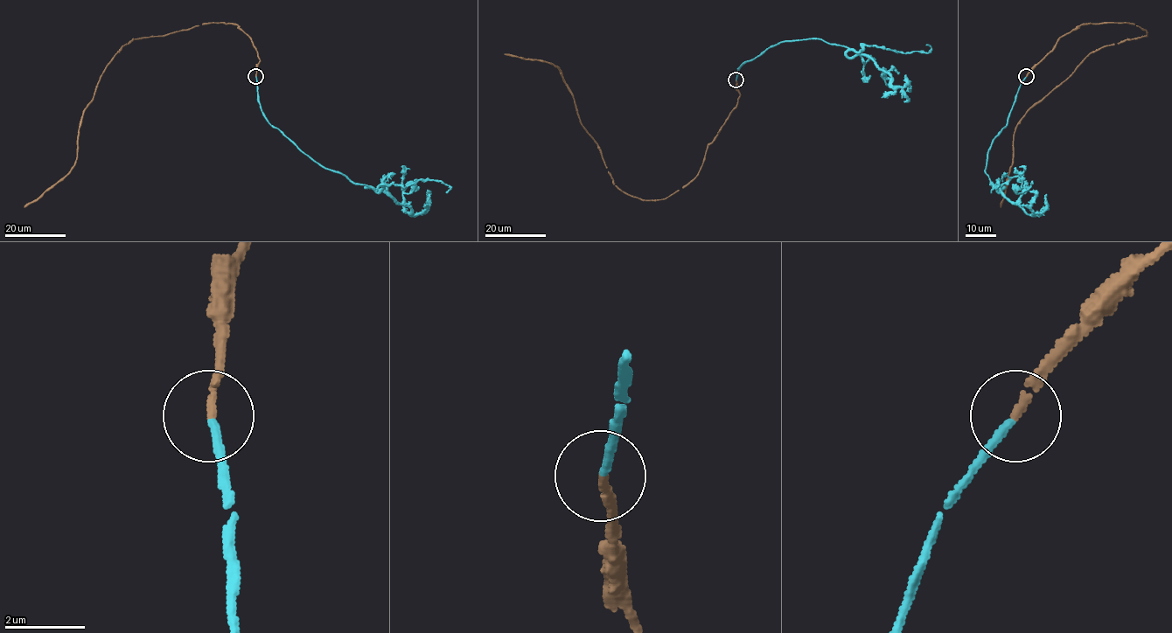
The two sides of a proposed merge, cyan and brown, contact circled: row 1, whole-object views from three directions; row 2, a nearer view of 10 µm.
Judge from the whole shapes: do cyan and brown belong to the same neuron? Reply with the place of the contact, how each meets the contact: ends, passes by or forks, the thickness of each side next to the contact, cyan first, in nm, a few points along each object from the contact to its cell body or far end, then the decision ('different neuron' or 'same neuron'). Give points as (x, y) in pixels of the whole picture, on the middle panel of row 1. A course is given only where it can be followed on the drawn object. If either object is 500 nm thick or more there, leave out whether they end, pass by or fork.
at (735, 79); cyan ends there; brown ends there; 200 nm thick on the cyan side, 190 nm on the other; cyan runs (735, 80), (746, 61), (770, 47), (820, 38), (866, 53), (889, 75), (907, 100); brown runs (735, 80), (737, 104), (708, 145), (698, 174), (665, 198), (644, 200), (615, 185), (558, 66), (505, 53); same neuron

